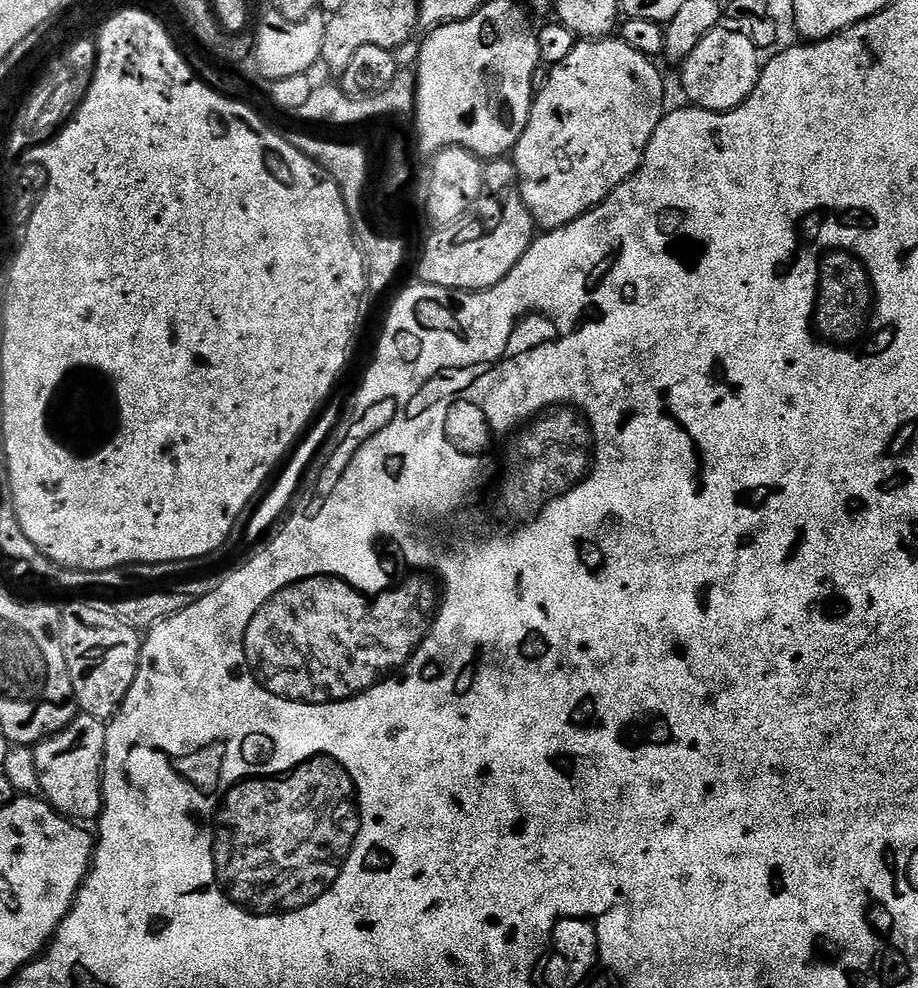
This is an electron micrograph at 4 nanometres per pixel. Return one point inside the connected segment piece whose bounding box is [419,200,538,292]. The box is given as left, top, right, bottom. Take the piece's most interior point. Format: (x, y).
(476, 267)

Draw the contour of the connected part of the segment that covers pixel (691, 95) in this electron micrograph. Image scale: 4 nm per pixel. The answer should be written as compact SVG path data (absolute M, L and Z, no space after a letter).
M721 26L706 34L706 38L694 46L694 54L682 61L681 68L684 69L680 72L680 84L688 95L687 103L711 112L729 112L731 108L737 108L758 82L762 67L760 56L761 49L733 28Z

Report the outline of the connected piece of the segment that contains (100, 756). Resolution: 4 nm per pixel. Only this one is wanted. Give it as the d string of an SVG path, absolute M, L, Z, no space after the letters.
M77 714L71 722L34 748L38 762L39 795L62 816L73 822L95 821L102 811L102 777L108 724L103 720Z

